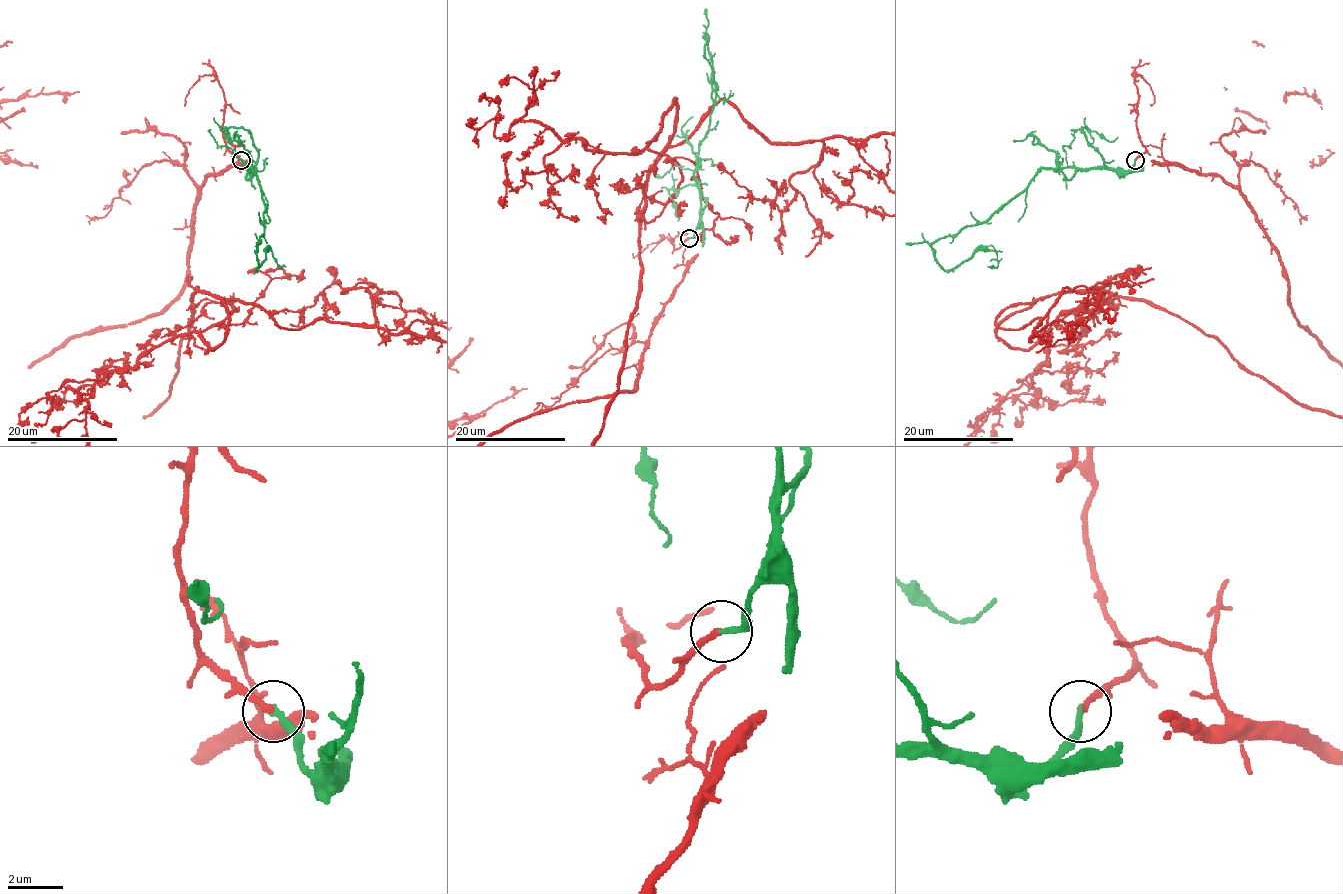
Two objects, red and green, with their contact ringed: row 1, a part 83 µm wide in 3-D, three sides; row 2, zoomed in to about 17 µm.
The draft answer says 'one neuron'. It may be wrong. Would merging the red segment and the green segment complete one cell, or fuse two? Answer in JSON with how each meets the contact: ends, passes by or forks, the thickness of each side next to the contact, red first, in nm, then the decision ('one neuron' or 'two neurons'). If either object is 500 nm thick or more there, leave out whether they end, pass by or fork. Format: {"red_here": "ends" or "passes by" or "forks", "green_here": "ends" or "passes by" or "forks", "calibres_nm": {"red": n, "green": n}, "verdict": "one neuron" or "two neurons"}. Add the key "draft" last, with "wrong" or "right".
{"red_here": "ends", "green_here": "ends", "calibres_nm": {"red": 240, "green": 220}, "verdict": "one neuron", "draft": "right"}

